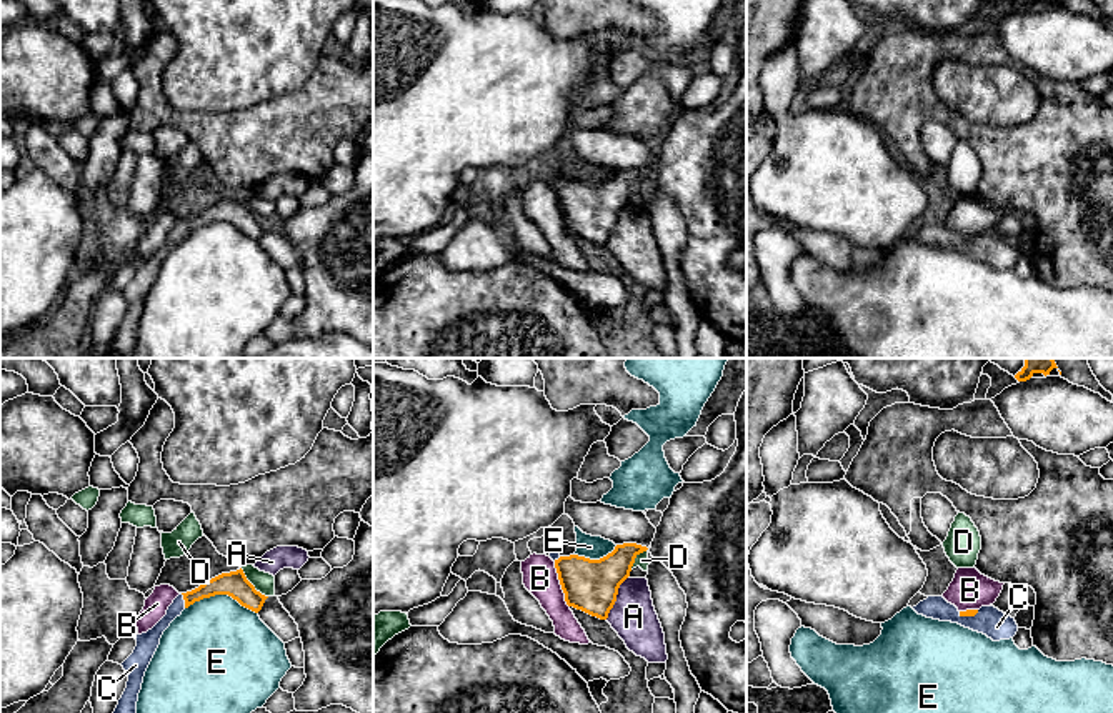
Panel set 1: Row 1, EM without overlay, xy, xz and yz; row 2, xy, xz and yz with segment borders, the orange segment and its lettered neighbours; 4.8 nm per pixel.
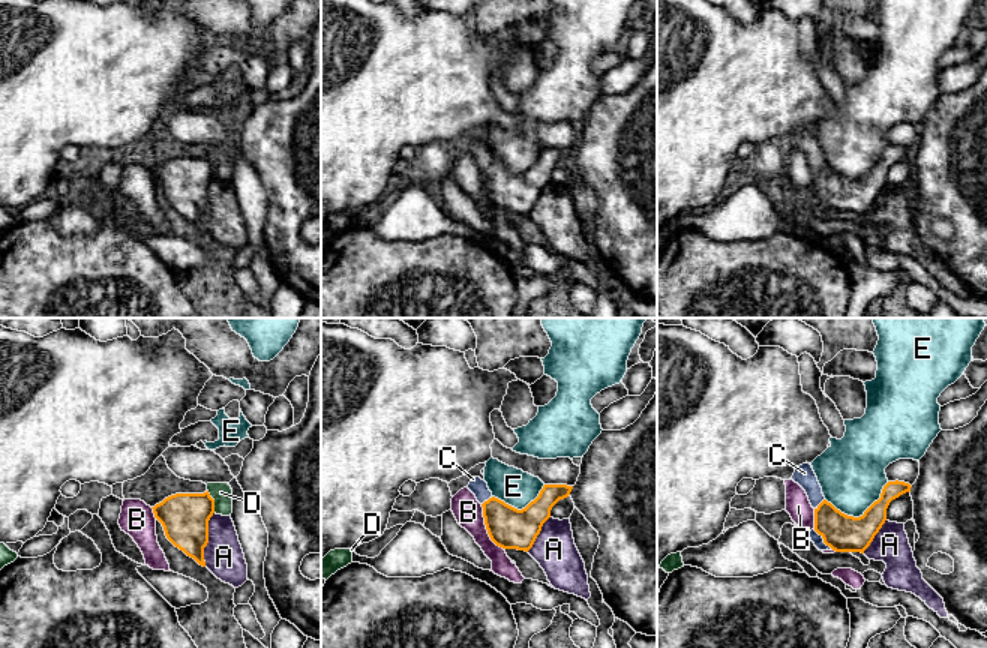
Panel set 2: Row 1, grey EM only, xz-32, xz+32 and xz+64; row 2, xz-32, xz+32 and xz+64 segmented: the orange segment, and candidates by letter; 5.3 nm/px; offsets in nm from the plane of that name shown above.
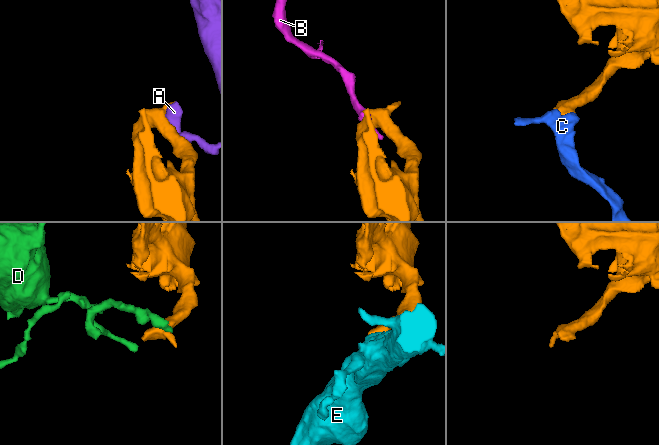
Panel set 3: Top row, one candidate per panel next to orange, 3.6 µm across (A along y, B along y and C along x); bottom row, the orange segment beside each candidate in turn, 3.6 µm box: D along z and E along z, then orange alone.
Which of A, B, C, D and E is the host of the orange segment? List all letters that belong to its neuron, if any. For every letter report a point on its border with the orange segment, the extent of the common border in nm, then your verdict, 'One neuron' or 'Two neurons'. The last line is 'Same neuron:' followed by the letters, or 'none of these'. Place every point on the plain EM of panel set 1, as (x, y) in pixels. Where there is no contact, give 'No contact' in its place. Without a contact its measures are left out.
A: Touches orange at xz (615, 224). Shared border 240 nm. Two neurons
B: Touches orange at xz (560, 210). Shared border 240 nm. Two neurons
C: Touches orange at xy (184, 225). Shared border 80 nm. One neuron
D: Touches orange at xy (252, 212). Shared border 190 nm. Two neurons
E: Touches orange at xy (222, 220). Shared border 360 nm. Two neurons
Same neuron: C

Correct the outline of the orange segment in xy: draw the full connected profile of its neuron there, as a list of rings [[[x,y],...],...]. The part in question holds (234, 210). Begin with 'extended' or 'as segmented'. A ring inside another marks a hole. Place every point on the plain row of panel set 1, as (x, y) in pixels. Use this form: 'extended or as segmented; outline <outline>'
extended; outline [[[242,195],[237,198],[222,200],[192,218],[180,220],[168,233],[167,242],[152,257],[135,263],[137,273],[133,280],[122,290],[128,303],[127,315],[118,327],[112,345],[107,348],[107,356],[113,355],[117,358],[135,358],[138,320],[142,317],[145,298],[160,272],[163,258],[177,243],[182,242],[185,235],[195,228],[215,222],[228,222],[242,233],[255,240],[262,237],[265,227],[268,225],[255,217]]]

